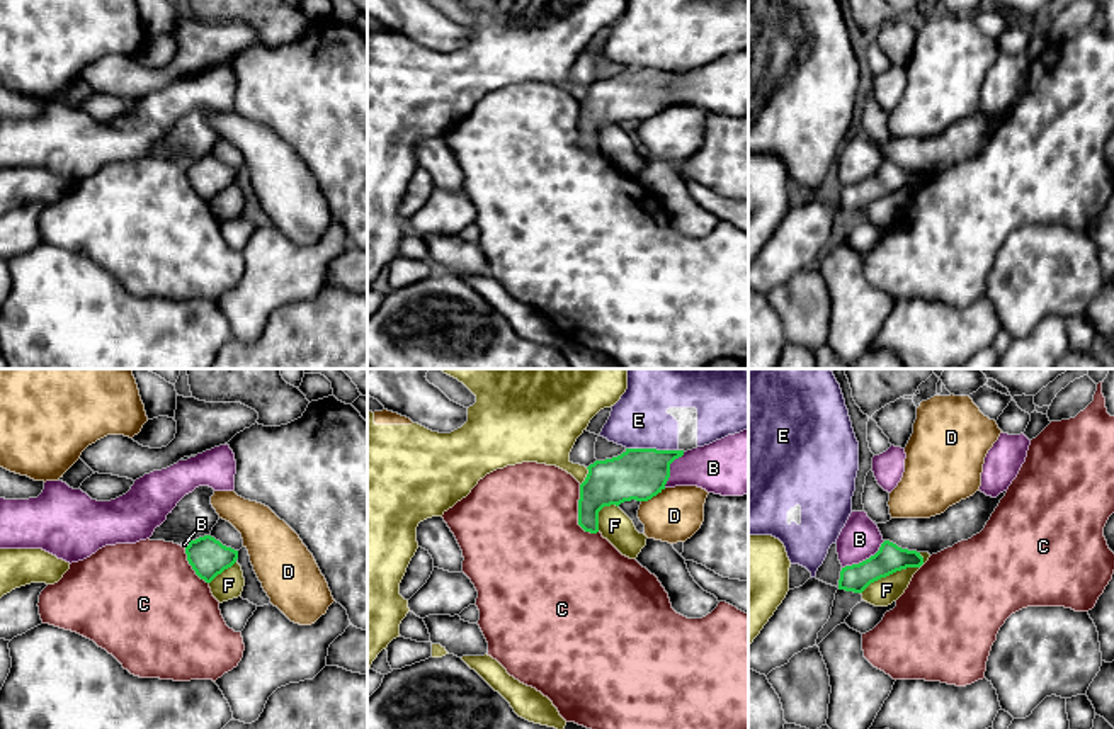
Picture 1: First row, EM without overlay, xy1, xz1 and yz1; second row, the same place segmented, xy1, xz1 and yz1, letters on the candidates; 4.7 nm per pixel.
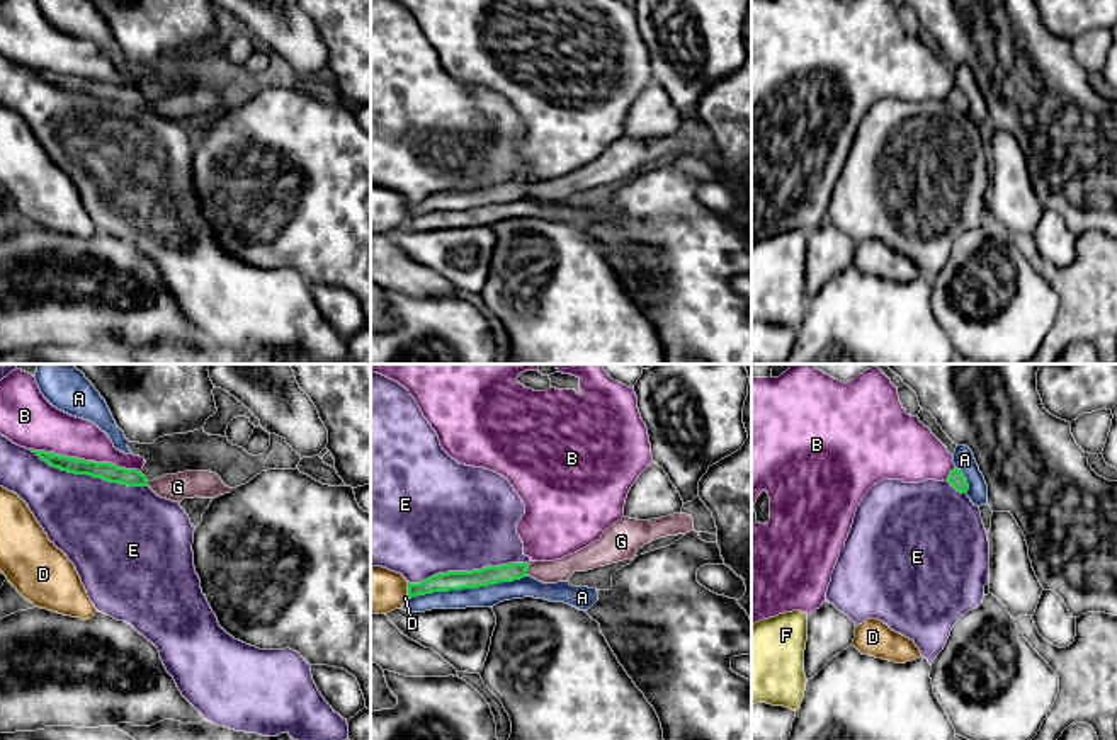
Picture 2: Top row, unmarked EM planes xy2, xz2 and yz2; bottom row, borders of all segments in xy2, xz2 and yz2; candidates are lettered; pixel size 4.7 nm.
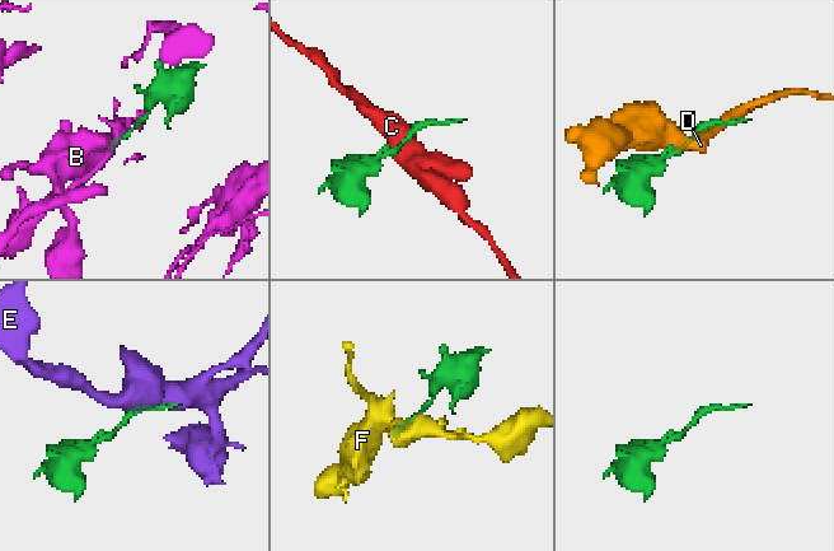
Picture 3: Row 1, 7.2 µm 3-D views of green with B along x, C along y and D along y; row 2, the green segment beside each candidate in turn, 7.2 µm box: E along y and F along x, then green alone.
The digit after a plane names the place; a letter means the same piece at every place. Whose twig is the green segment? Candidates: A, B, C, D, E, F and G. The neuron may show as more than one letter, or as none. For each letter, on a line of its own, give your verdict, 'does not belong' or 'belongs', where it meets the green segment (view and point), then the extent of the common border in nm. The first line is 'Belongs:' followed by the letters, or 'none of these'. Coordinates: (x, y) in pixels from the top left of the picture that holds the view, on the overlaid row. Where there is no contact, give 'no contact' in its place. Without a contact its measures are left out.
Belongs: G
A: does not belong | xz2 (468, 587) | 550 nm
B: does not belong | xy2 (84, 460) | 550 nm
C: does not belong | xz1 (579, 514) | 260 nm
D: does not belong | xz1 (653, 495) | 140 nm
E: does not belong | xz2 (468, 572) | 600 nm
F: does not belong | yz1 (893, 571) | 340 nm
G: belongs | xz2 (527, 569) | 50 nm

